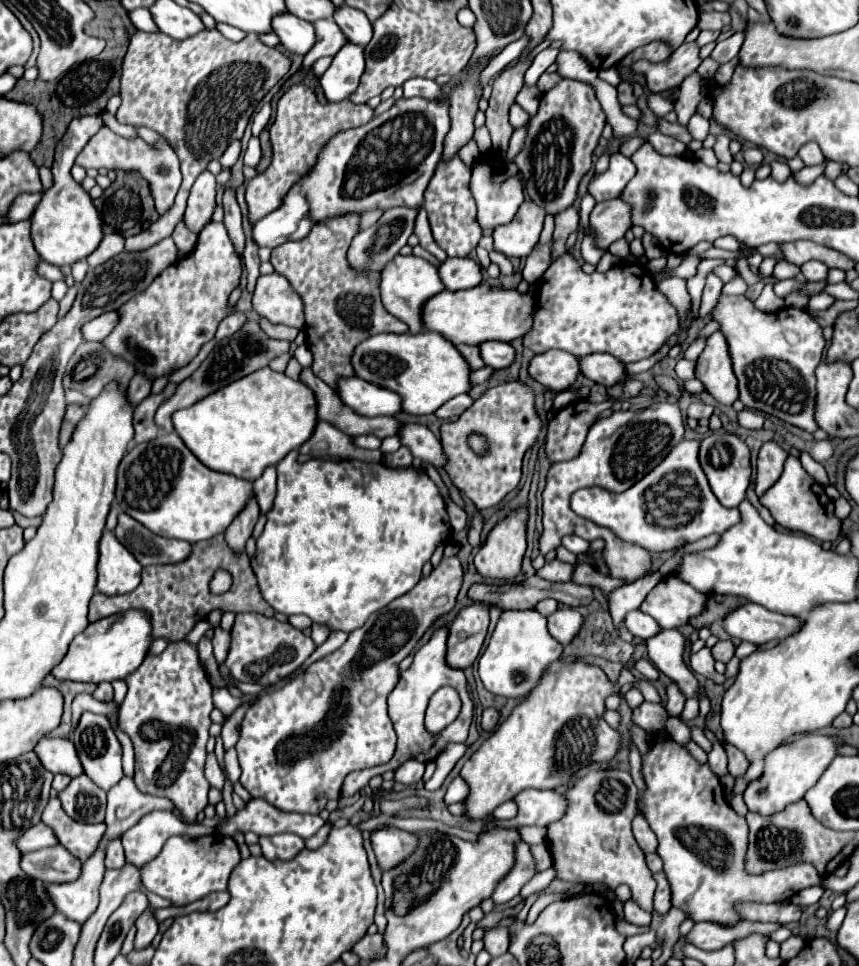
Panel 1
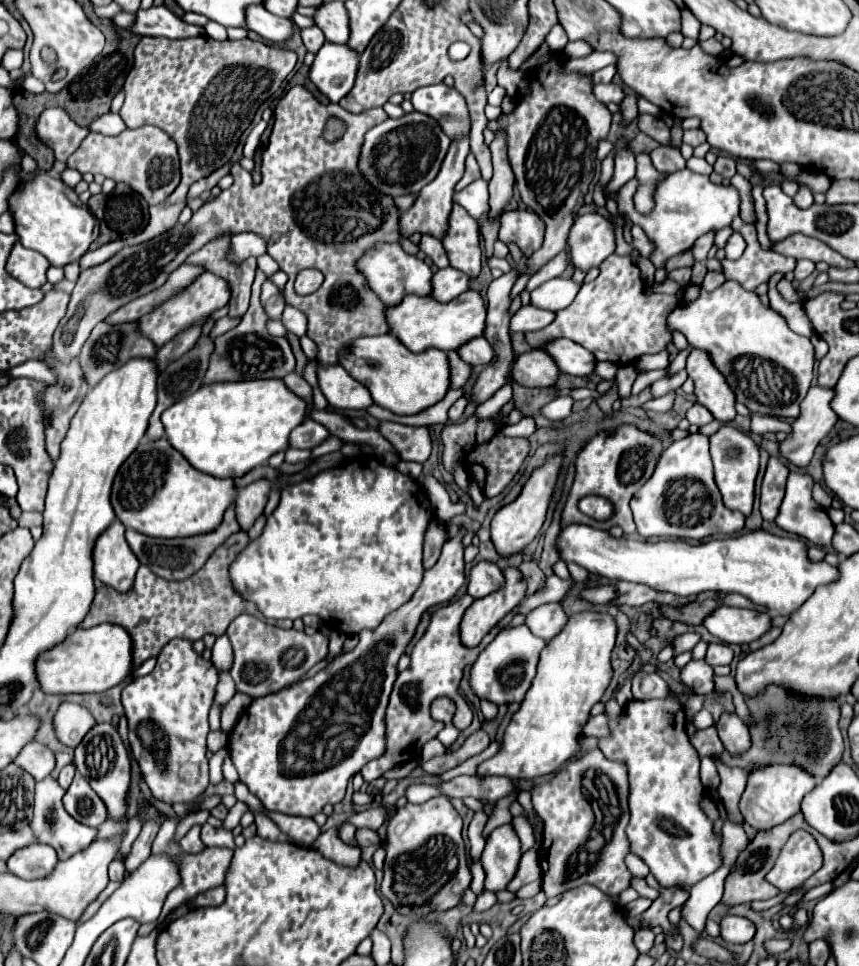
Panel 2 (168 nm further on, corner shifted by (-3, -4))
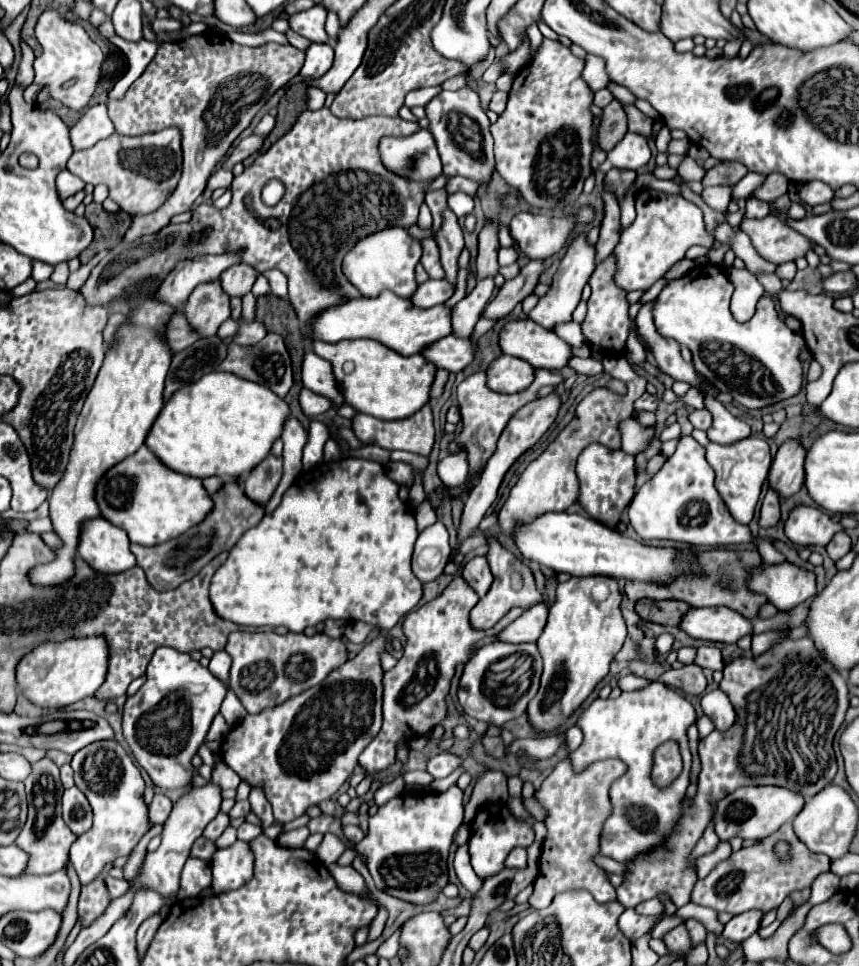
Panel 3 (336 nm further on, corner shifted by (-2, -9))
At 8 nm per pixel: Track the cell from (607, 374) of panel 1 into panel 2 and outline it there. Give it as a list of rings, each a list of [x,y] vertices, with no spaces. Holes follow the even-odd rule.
[[[562,338],[562,340],[552,340],[544,346],[544,350],[554,356],[558,362],[560,370],[570,374],[570,376],[590,376],[594,374],[594,364],[598,362],[592,352],[586,348]]]

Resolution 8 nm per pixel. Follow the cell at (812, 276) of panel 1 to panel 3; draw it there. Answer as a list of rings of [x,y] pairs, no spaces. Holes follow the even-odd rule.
[[[789,261],[789,263],[781,263],[781,265],[777,265],[777,269],[775,269],[775,275],[779,277],[779,279],[793,279],[795,277],[795,271],[797,271],[797,267],[795,267],[795,263],[793,261]]]

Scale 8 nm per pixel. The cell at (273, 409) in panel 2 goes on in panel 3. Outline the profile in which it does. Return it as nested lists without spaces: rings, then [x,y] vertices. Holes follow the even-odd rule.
[[[213,371],[167,399],[145,445],[165,467],[177,473],[199,479],[211,475],[233,479],[249,473],[267,457],[273,441],[281,435],[287,415],[289,405],[271,389],[233,373]]]

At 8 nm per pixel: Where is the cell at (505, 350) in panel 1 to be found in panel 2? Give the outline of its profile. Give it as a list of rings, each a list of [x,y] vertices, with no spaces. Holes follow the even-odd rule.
[[[474,338],[470,342],[466,342],[460,350],[458,350],[460,358],[472,366],[486,366],[494,360],[494,348],[490,348],[490,342],[486,338]]]

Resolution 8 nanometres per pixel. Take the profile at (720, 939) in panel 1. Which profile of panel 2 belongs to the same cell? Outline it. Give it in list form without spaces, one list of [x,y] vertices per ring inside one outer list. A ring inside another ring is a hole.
[[[724,916],[720,922],[720,938],[730,944],[746,944],[754,938],[756,928],[748,918],[742,916]]]

